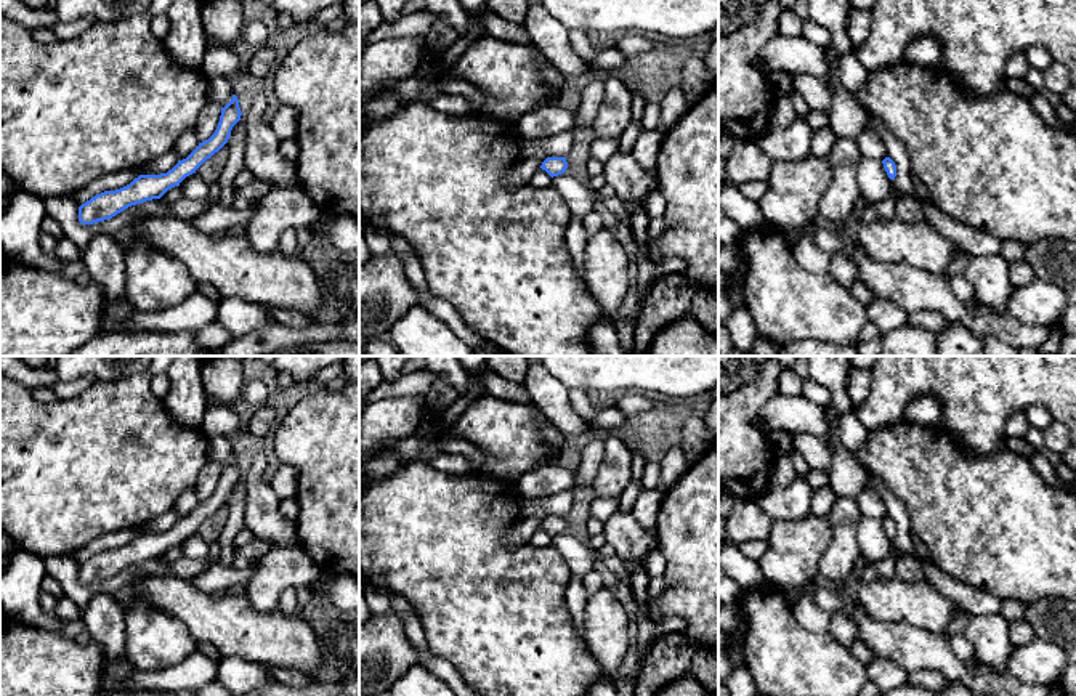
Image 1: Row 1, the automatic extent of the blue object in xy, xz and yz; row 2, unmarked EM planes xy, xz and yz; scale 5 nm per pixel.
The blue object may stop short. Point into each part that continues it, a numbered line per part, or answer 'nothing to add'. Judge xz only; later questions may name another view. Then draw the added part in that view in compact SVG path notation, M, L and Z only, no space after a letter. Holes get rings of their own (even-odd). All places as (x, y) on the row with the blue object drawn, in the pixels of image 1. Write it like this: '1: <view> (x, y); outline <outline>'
nothing to add

